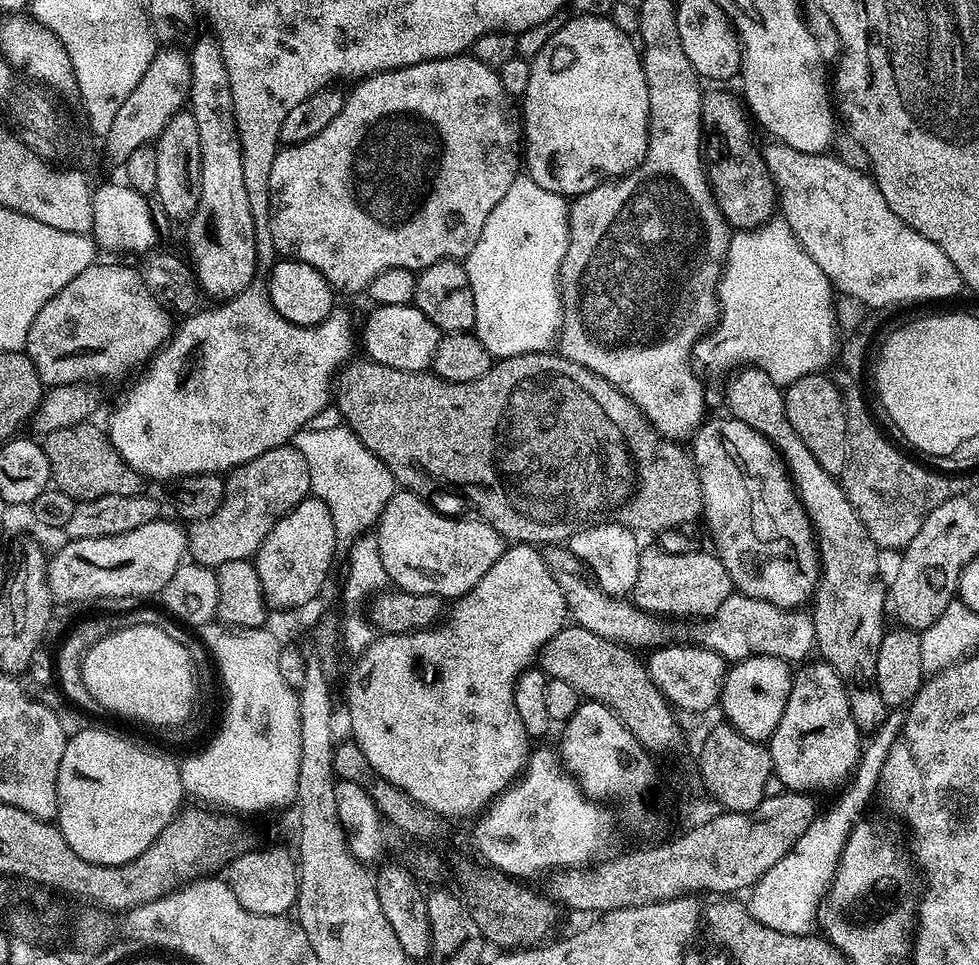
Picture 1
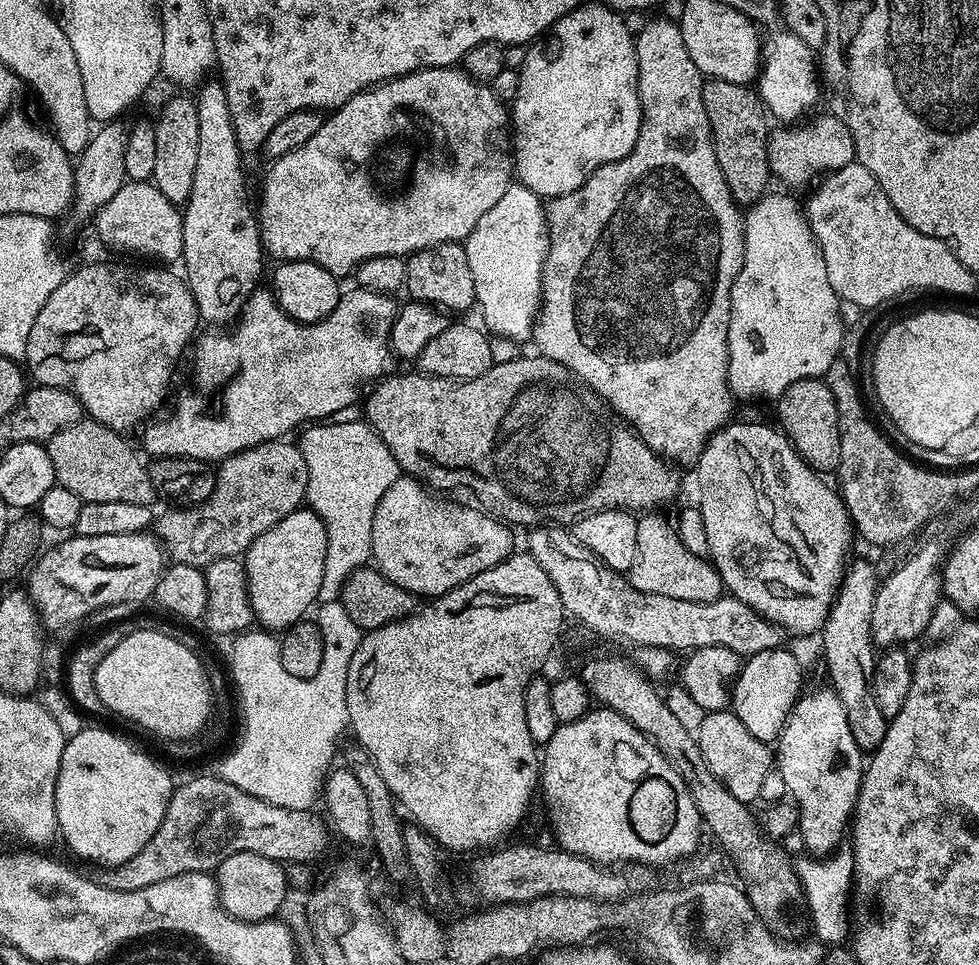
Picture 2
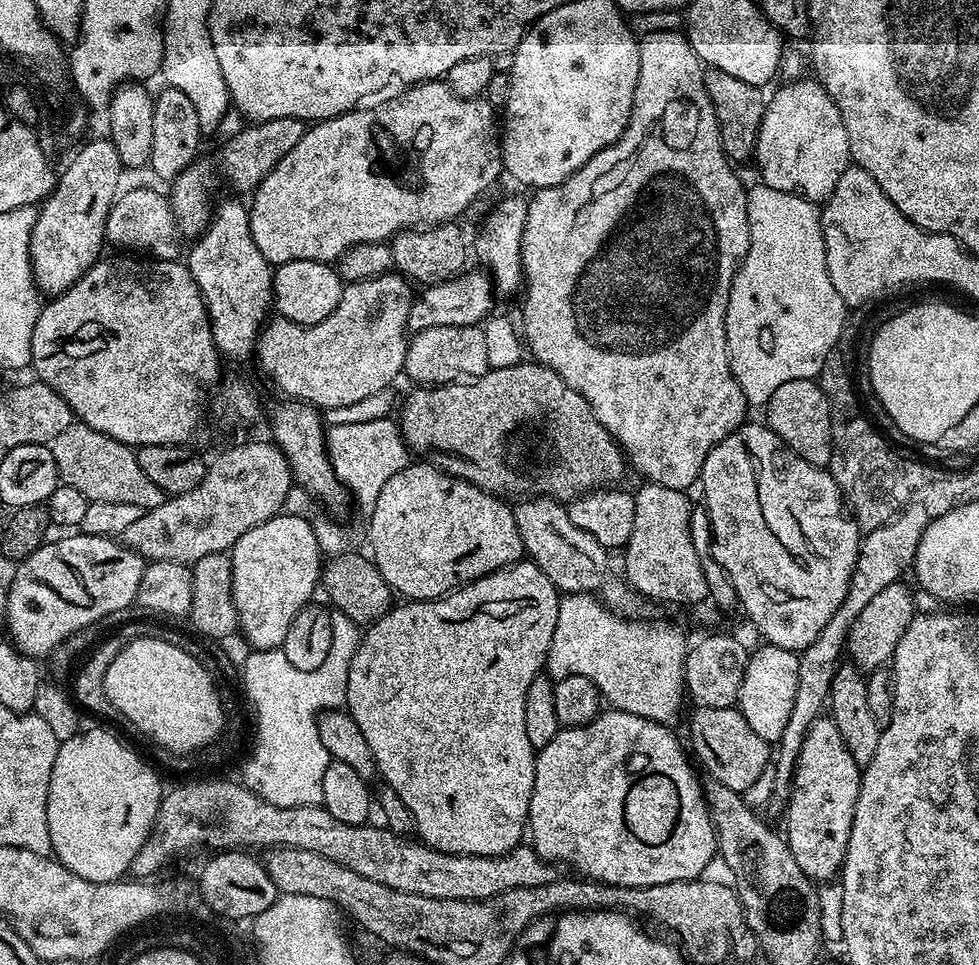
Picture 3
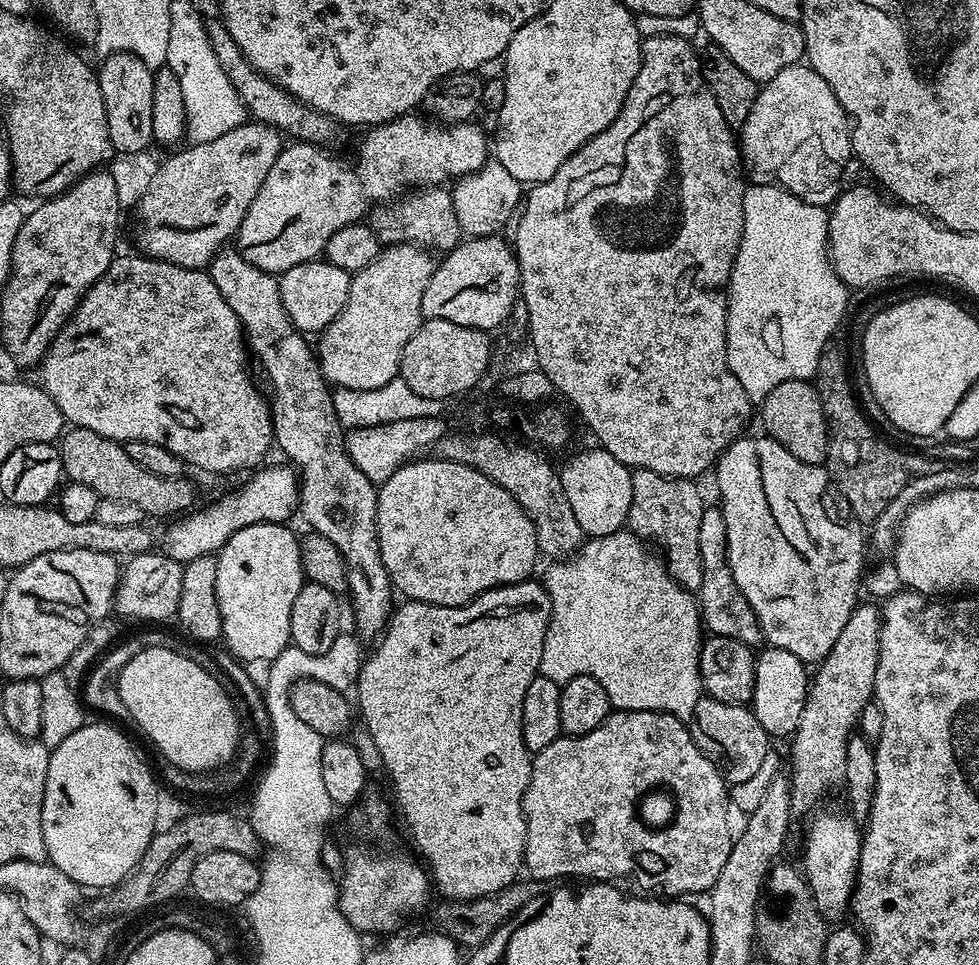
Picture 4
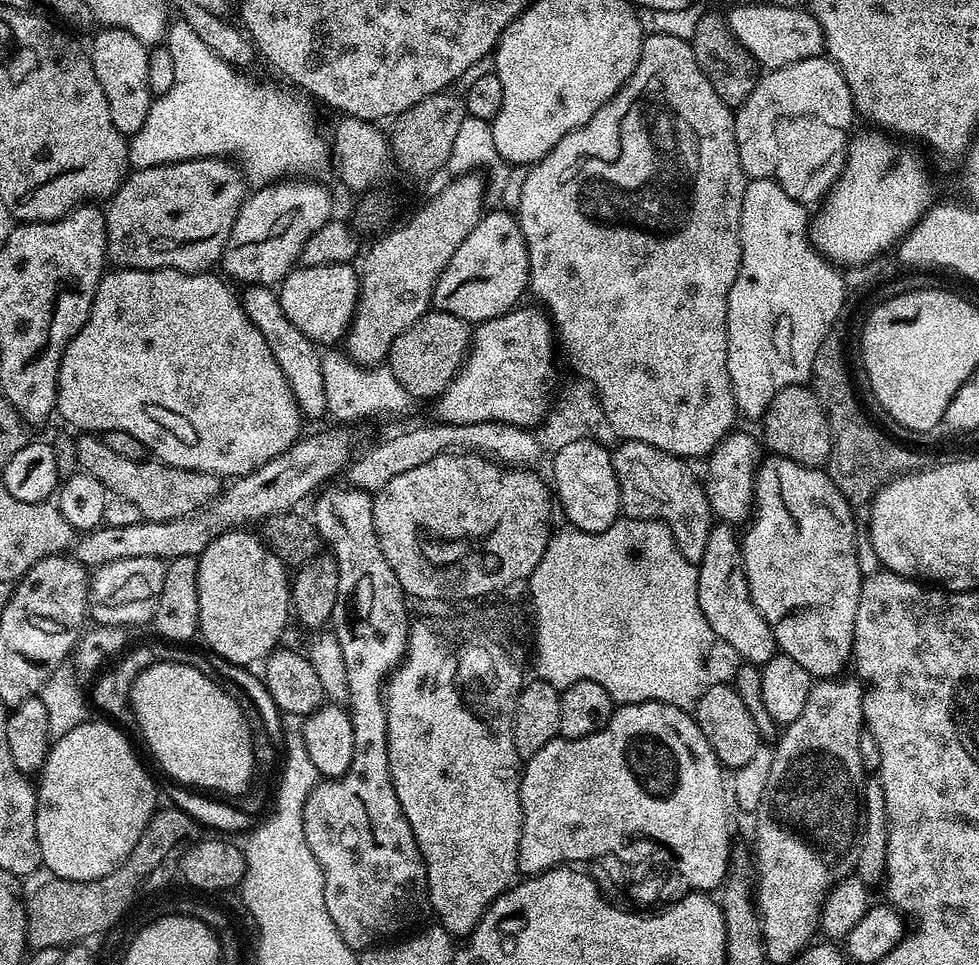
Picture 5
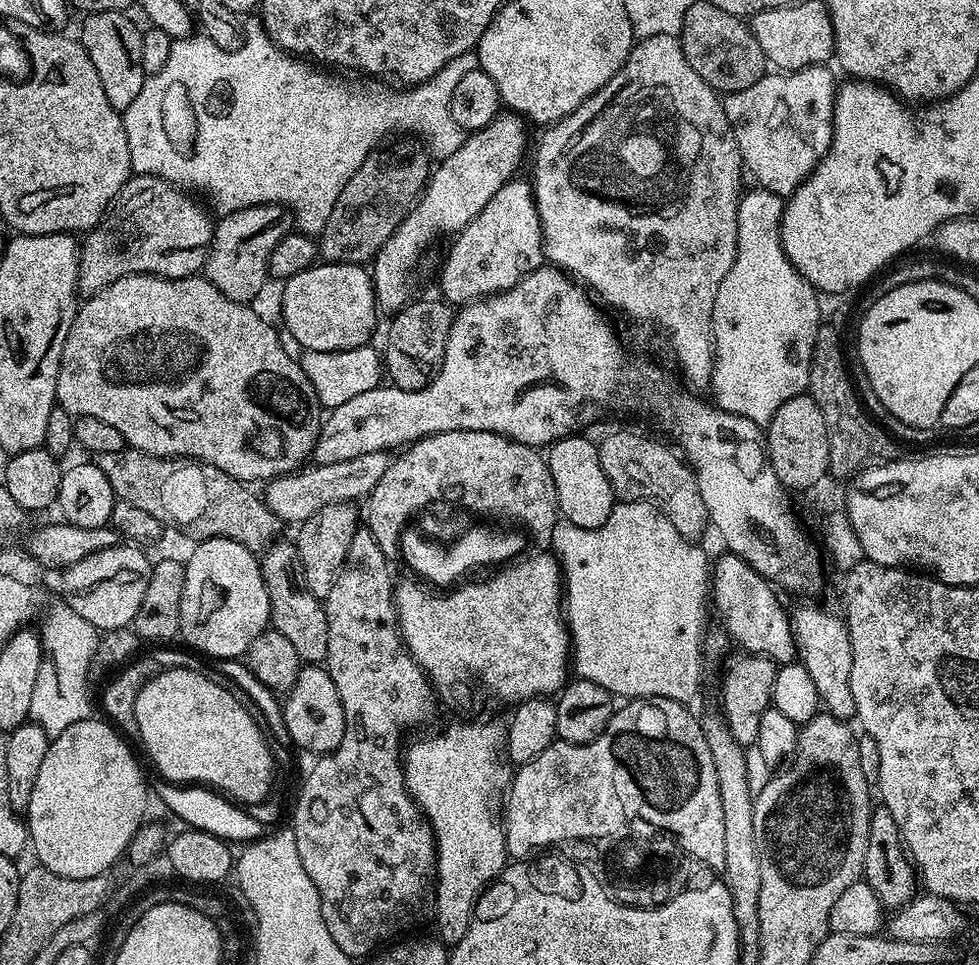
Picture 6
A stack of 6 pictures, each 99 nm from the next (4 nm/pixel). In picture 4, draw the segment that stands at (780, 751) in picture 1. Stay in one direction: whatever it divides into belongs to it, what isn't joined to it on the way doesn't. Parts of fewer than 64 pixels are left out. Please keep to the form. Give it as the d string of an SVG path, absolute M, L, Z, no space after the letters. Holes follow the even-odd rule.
M847 811L844 812L818 813L808 828L808 837L804 840L804 878L814 894L818 910L828 922L836 922L832 920L849 911L852 892L856 888L856 871L860 865L862 832L857 821Z

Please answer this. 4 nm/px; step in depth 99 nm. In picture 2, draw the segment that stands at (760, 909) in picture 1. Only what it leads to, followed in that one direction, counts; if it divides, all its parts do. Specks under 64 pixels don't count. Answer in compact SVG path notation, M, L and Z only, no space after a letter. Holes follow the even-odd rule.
M841 843L830 855L805 856L796 860L794 867L796 876L804 890L806 910L810 912L812 926L815 930L815 939L829 946L838 946L845 943L848 934L848 918L846 906L848 892L854 884L855 860L851 843Z

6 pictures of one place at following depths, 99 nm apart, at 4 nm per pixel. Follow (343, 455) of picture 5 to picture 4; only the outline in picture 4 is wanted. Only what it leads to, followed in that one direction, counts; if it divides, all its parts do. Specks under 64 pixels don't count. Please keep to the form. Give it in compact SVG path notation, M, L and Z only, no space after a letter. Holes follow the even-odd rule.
M280 464L274 465L273 468L261 467L256 470L261 472L253 471L253 476L237 492L232 492L229 496L206 505L205 508L197 507L173 519L169 523L173 524L164 536L164 555L181 562L210 556L219 553L221 546L246 526L283 524L291 521L291 516L295 517L298 512L298 473L295 468Z

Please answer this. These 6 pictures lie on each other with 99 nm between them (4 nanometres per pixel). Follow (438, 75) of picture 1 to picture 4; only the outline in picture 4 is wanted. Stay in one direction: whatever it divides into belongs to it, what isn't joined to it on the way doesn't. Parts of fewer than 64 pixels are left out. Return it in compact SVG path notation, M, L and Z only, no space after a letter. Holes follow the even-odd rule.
M405 114L396 120L388 120L385 124L378 124L367 129L368 132L364 136L364 141L356 148L356 161L353 164L347 164L344 160L335 160L331 156L327 147L319 144L302 144L292 142L281 147L278 158L274 162L274 166L270 166L270 174L266 174L266 182L262 182L262 190L258 190L258 194L254 194L254 202L250 202L250 210L246 210L246 218L242 218L242 226L234 237L234 244L238 251L242 254L242 258L246 258L246 262L250 262L254 266L258 266L258 270L263 272L271 272L273 274L282 274L286 270L290 270L290 266L298 266L307 260L317 259L323 253L324 247L330 241L330 236L335 231L341 230L347 224L356 221L363 221L366 216L366 207L364 208L364 200L372 200L371 202L388 202L393 198L399 197L401 194L407 193L409 190L417 188L426 188L429 186L444 186L451 182L459 181L460 177L468 176L471 172L477 172L483 164L487 164L490 159L490 140L484 137L482 129L476 125L476 122L463 122L461 124L449 124L445 126L440 122L433 122L431 119L425 118L423 115Z

